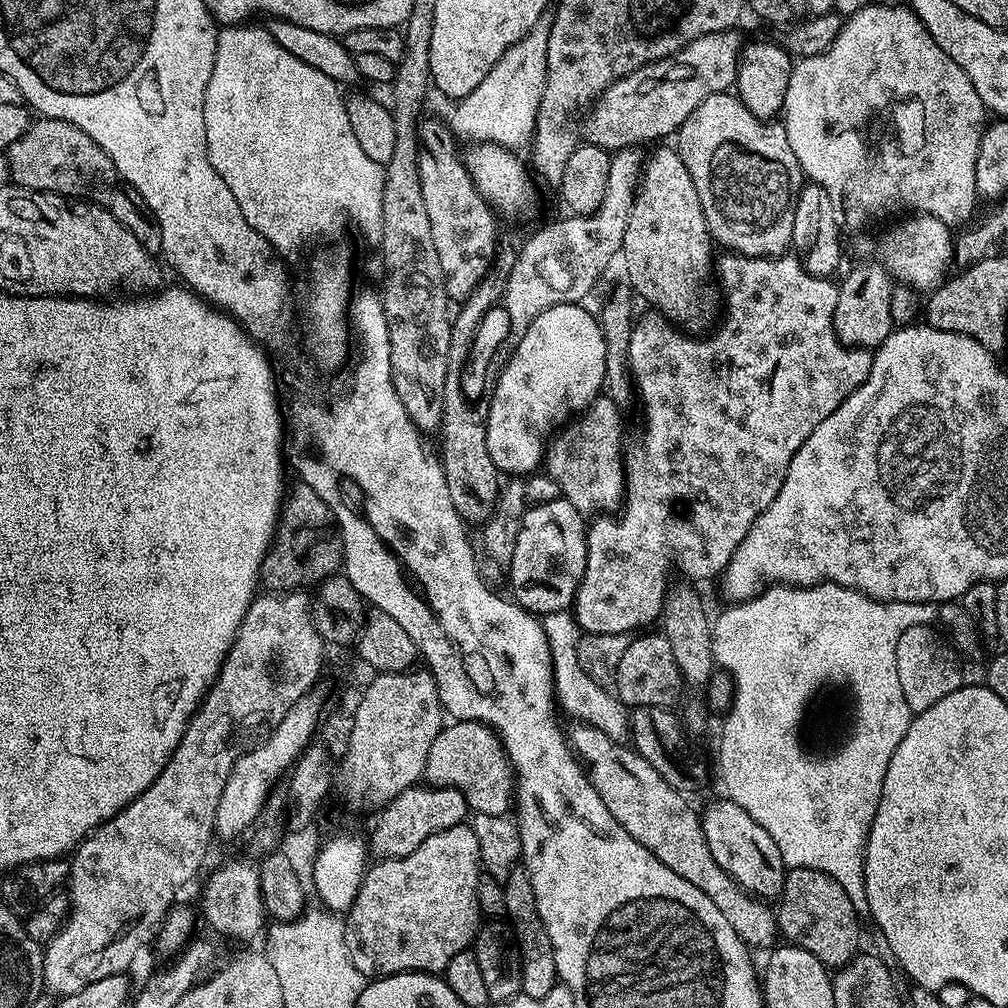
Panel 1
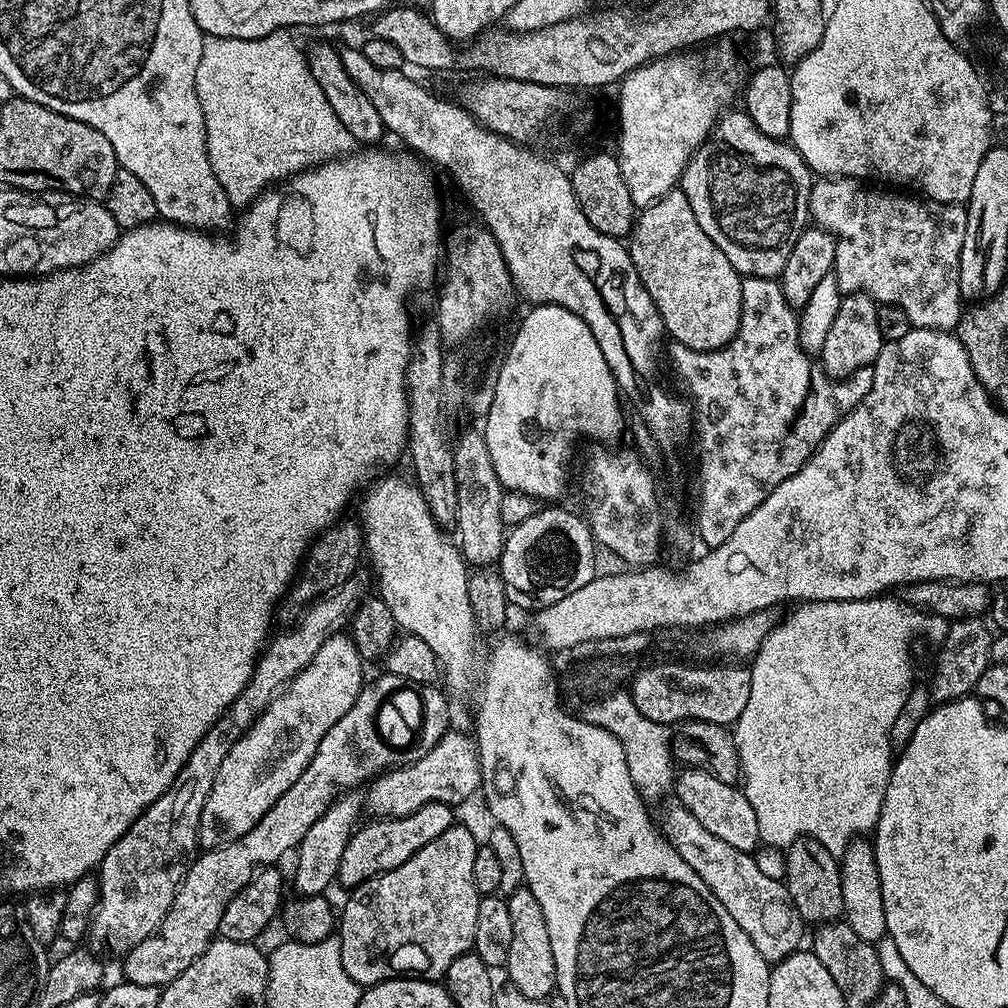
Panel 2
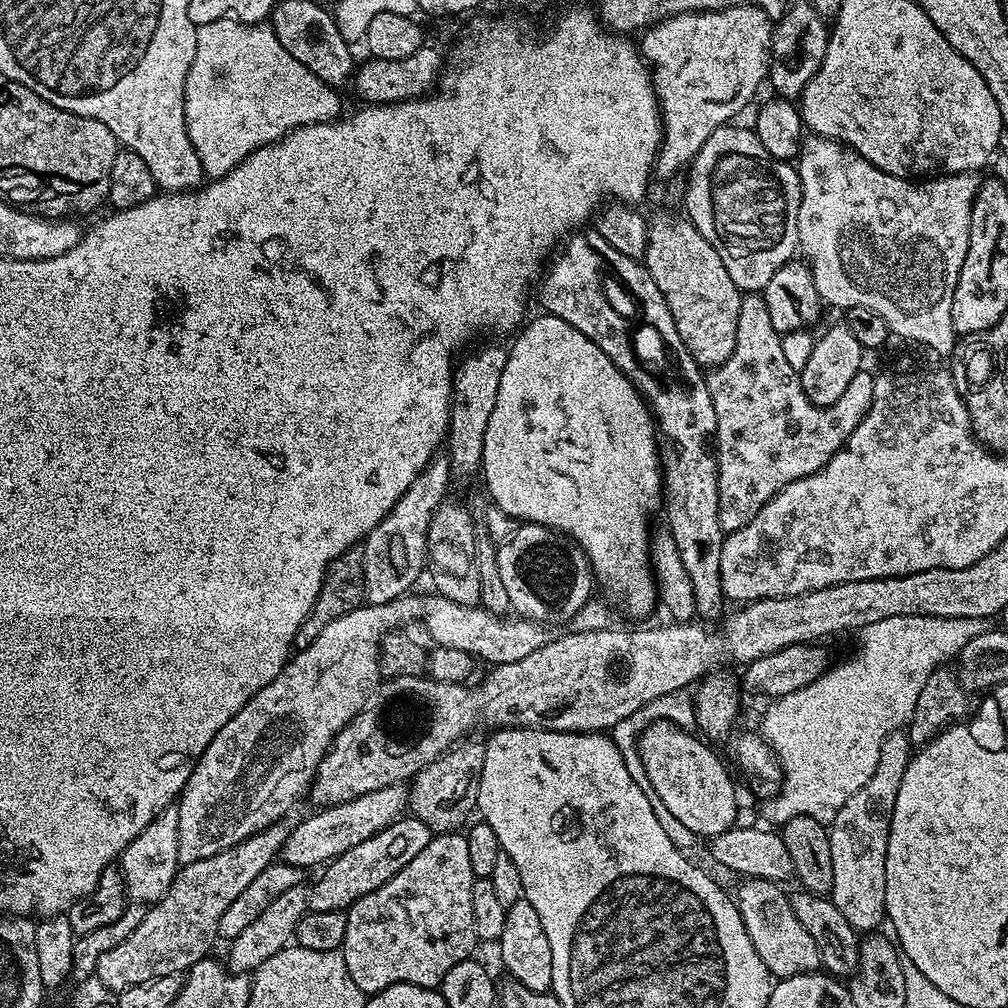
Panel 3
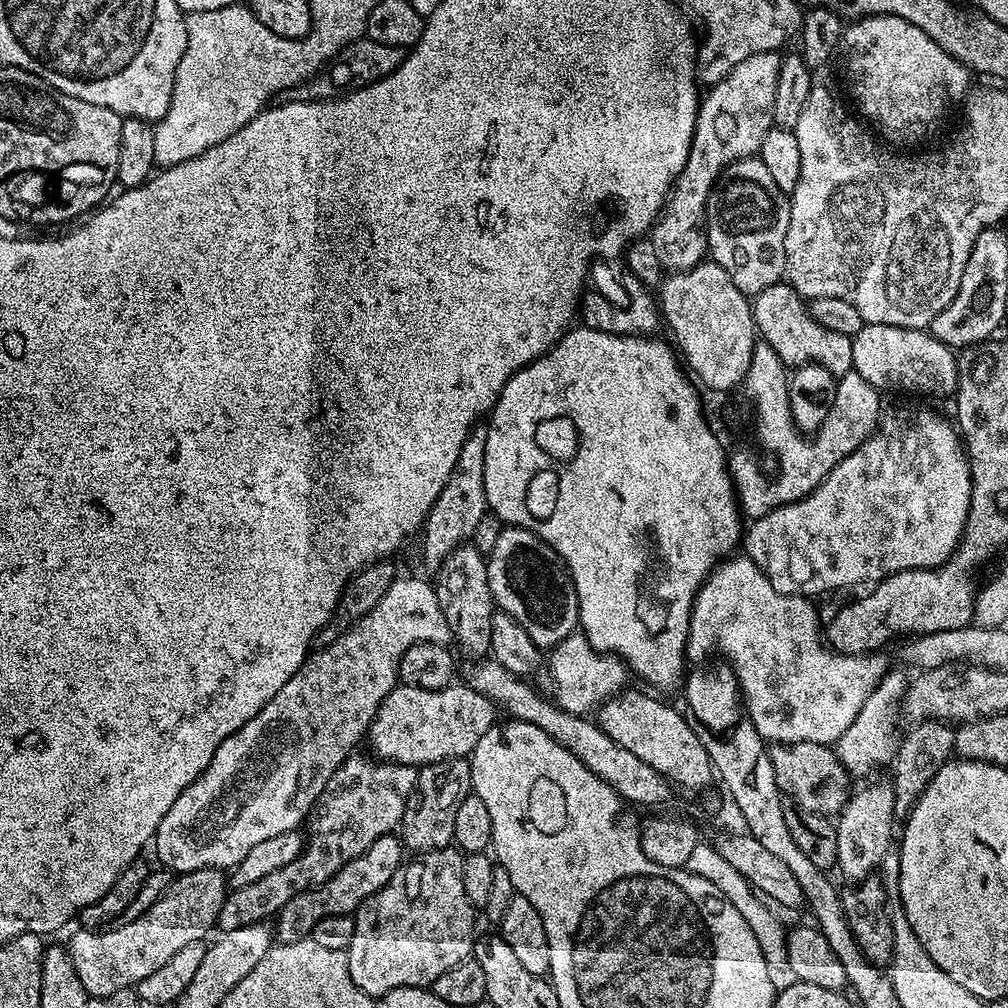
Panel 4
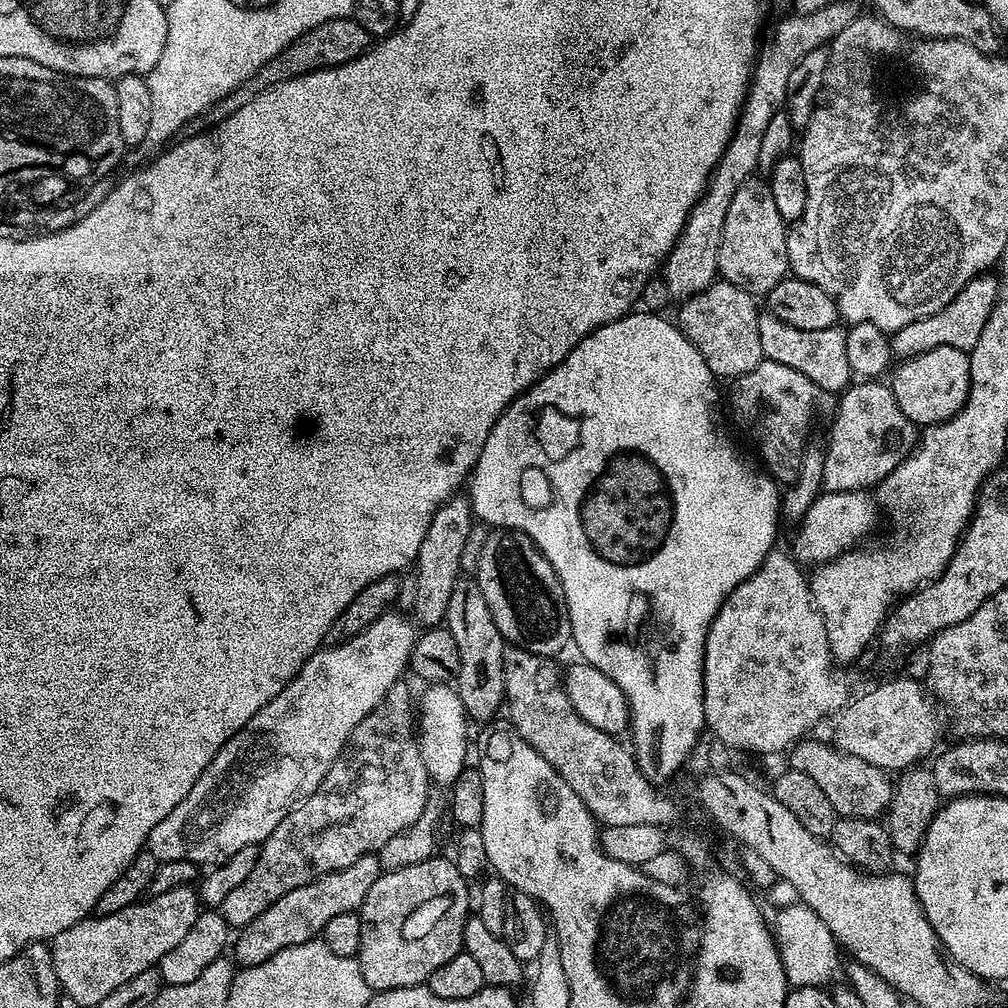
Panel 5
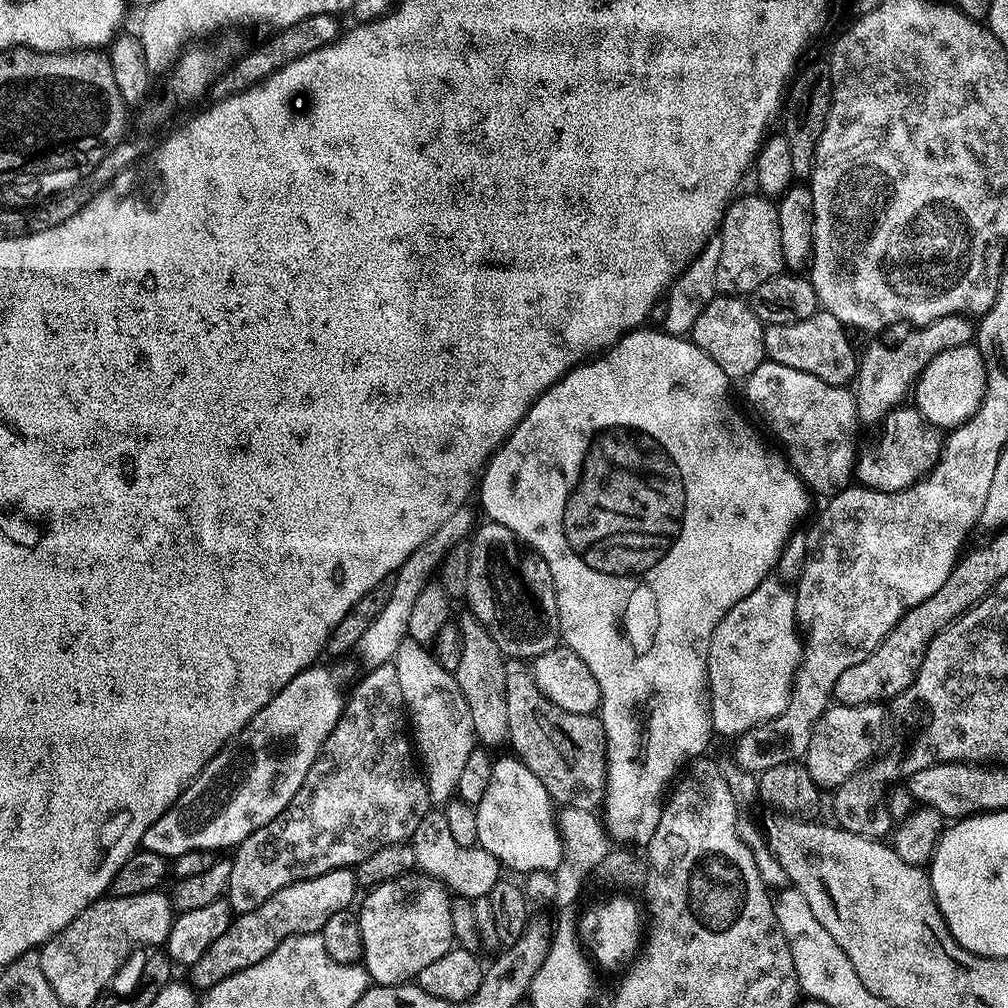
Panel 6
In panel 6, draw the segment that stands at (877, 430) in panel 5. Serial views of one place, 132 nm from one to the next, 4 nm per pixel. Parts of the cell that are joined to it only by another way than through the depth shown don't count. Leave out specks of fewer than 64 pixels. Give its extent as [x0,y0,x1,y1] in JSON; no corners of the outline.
[854,406,946,492]

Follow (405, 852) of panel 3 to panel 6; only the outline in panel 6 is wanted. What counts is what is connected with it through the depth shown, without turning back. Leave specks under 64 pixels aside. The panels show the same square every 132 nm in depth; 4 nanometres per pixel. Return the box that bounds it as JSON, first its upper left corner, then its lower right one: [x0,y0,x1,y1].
[190,868,358,990]

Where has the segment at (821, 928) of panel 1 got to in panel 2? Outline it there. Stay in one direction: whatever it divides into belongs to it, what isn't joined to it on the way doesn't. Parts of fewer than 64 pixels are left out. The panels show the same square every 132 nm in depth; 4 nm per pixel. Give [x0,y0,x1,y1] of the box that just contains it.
[783,836,843,926]

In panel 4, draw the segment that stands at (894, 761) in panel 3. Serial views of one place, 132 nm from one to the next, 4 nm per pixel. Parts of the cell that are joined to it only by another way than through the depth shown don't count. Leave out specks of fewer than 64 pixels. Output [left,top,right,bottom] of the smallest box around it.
[836,783,894,882]

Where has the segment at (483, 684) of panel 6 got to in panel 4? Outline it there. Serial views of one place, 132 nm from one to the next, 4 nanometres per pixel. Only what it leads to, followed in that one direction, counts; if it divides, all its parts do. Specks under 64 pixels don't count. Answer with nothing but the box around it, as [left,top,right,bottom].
[434,542,494,658]

